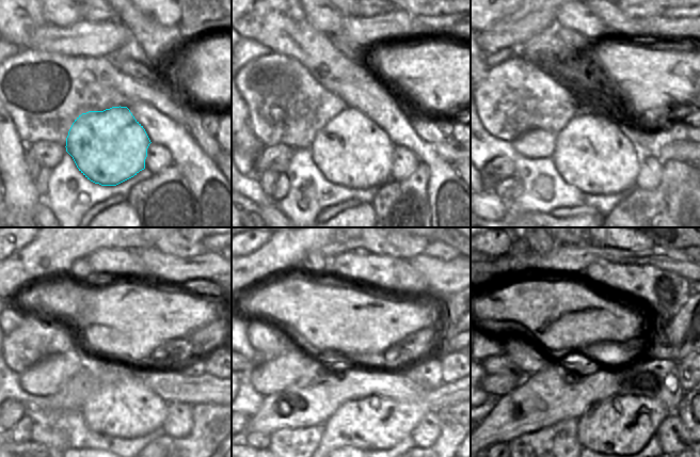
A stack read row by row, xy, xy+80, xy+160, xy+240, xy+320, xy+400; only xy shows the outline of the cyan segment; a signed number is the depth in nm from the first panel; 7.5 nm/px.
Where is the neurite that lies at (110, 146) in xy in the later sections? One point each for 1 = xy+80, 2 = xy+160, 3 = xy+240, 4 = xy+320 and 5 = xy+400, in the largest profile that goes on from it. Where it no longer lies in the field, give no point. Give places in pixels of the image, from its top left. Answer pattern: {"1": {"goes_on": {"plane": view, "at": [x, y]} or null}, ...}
{"1": {"goes_on": {"plane": "xy+80", "at": [351, 151]}}, "2": {"goes_on": {"plane": "xy+160", "at": [591, 153]}}, "3": {"goes_on": {"plane": "xy+240", "at": [126, 408]}}, "4": {"goes_on": {"plane": "xy+320", "at": [375, 423]}}, "5": {"goes_on": {"plane": "xy+400", "at": [623, 425]}}}

